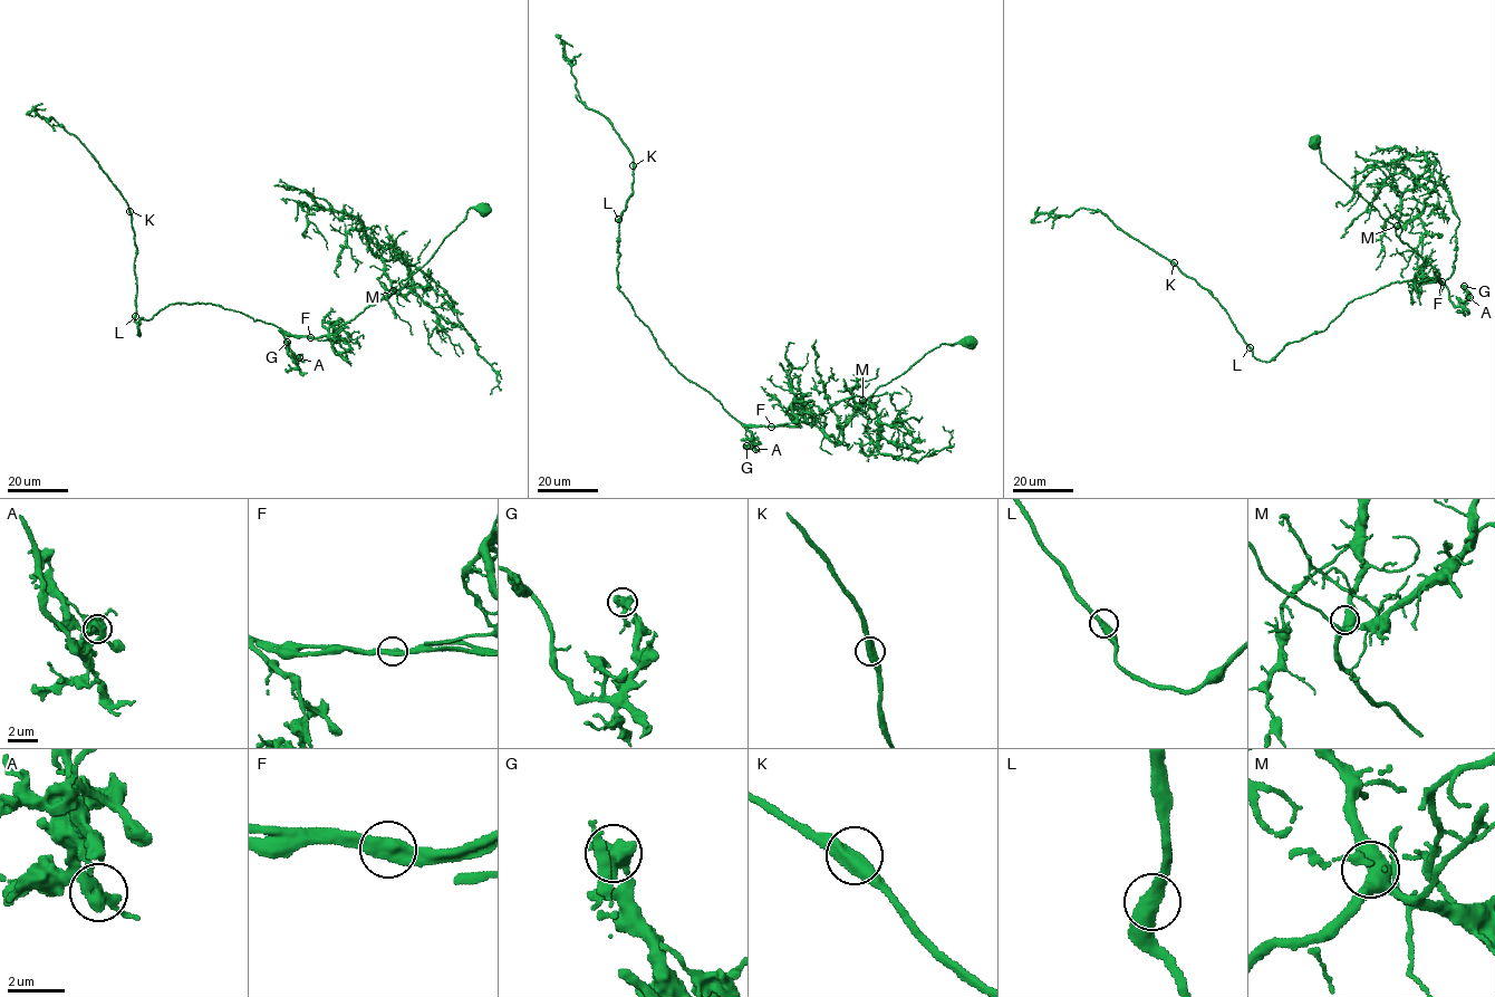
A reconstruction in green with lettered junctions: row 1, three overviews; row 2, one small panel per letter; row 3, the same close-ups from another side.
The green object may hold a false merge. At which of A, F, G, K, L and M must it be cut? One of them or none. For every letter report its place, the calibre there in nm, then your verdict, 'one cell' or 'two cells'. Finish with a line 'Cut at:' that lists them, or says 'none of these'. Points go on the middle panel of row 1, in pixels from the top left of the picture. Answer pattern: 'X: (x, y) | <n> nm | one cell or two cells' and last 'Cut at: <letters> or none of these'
A: (755, 449) | 480 nm | one cell
F: (771, 427) | 480 nm | two cells
G: (746, 446) | 500 nm | one cell
K: (633, 165) | 500 nm | one cell
L: (618, 219) | 480 nm | one cell
M: (862, 400) | 480 nm | one cell
Cut at: F

